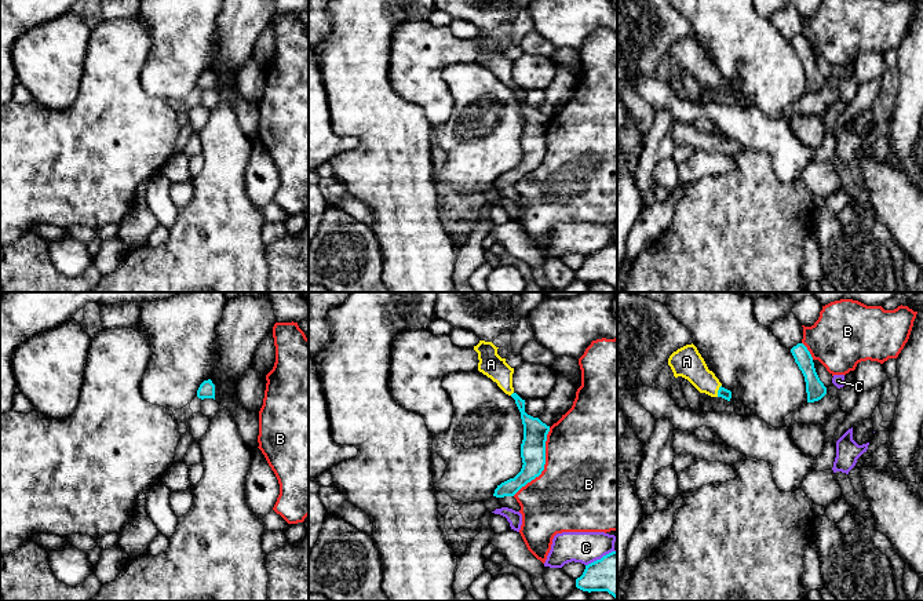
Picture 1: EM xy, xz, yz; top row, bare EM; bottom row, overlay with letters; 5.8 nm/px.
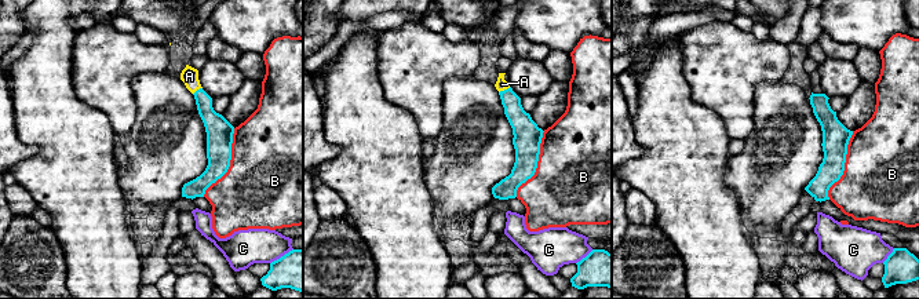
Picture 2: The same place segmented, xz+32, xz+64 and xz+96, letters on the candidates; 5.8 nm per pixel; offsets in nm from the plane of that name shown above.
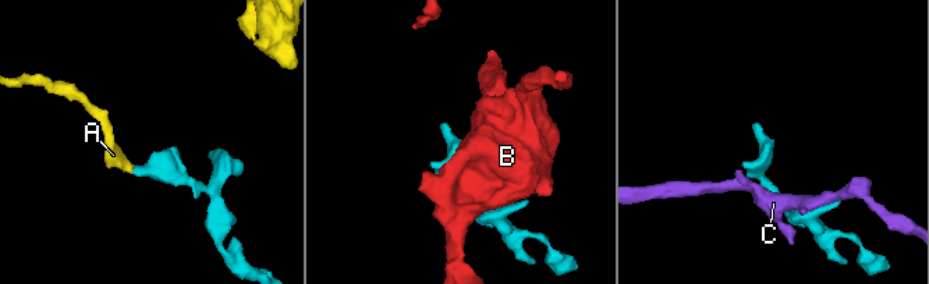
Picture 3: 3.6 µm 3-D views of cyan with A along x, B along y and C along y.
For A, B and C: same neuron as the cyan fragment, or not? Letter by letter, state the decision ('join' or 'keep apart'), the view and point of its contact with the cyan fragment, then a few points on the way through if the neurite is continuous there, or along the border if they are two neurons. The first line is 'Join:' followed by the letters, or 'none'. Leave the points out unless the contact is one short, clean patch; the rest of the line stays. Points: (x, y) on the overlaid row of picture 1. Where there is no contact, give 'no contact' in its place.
Join: A
A: join | yz (718, 390) | across yz (722, 392), (718, 390), (686, 361)
B: keep apart | xz (544, 463)
C: keep apart | xz (601, 558)

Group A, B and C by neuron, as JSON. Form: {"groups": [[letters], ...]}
{"groups": [["A"], ["B"], ["C"]]}

